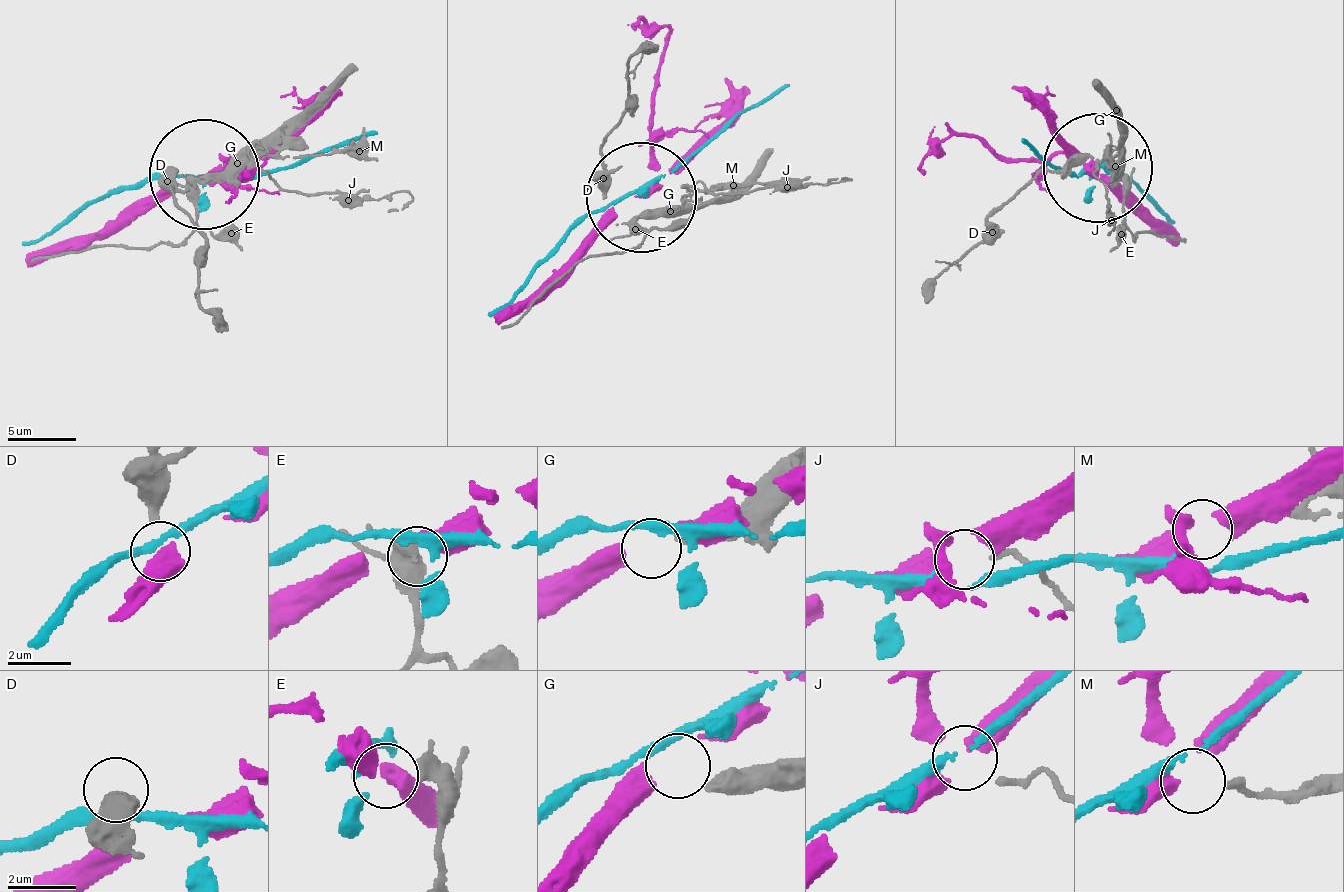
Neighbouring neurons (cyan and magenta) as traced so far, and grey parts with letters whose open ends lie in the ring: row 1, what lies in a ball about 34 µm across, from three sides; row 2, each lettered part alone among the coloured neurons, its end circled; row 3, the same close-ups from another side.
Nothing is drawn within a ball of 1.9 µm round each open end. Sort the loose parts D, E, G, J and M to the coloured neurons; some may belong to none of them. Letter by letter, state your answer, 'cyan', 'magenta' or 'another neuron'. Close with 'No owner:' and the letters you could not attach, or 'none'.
D: another neuron
E: another neuron
G: another neuron
J: cyan
M: magenta
No owner: D, E, G

